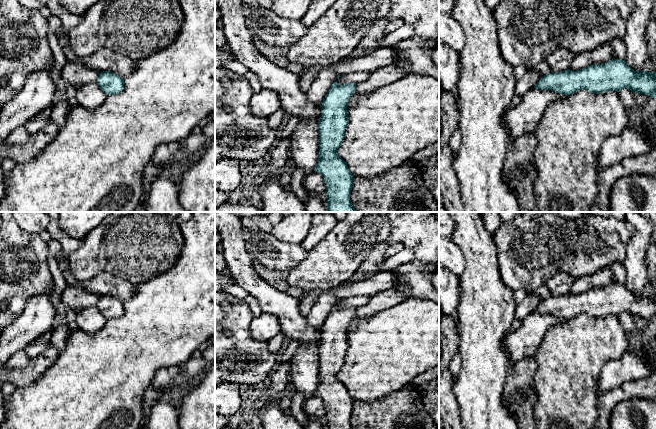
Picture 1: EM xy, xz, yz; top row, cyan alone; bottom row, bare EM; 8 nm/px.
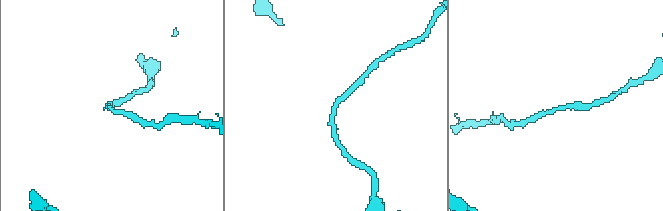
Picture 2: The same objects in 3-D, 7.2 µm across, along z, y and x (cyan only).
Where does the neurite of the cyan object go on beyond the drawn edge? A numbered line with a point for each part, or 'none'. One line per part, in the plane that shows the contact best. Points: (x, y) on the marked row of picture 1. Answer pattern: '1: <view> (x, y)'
none

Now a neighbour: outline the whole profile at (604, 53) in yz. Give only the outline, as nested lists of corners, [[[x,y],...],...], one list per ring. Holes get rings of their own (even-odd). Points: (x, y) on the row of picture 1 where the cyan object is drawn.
[[[605,43],[592,51],[586,51],[582,54],[575,55],[569,69],[577,71],[590,65],[606,63],[612,59],[614,59],[614,57],[611,44]]]

